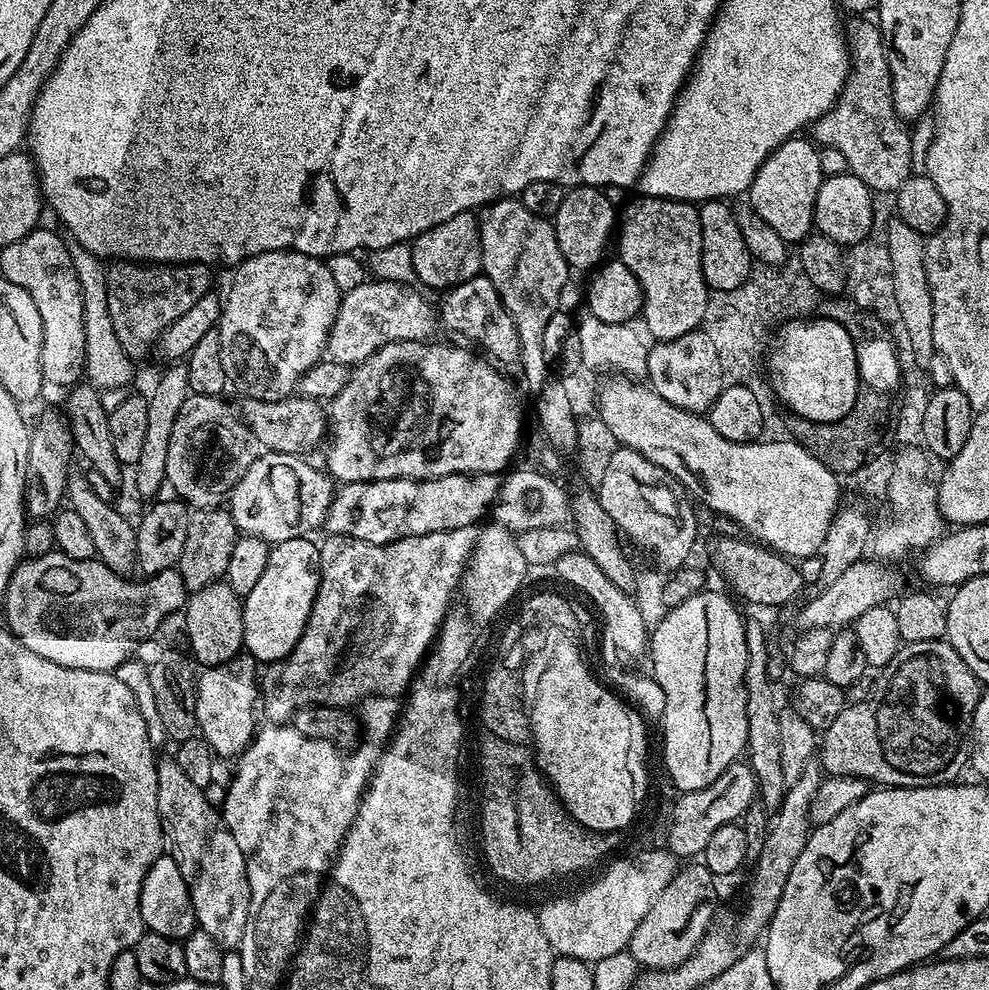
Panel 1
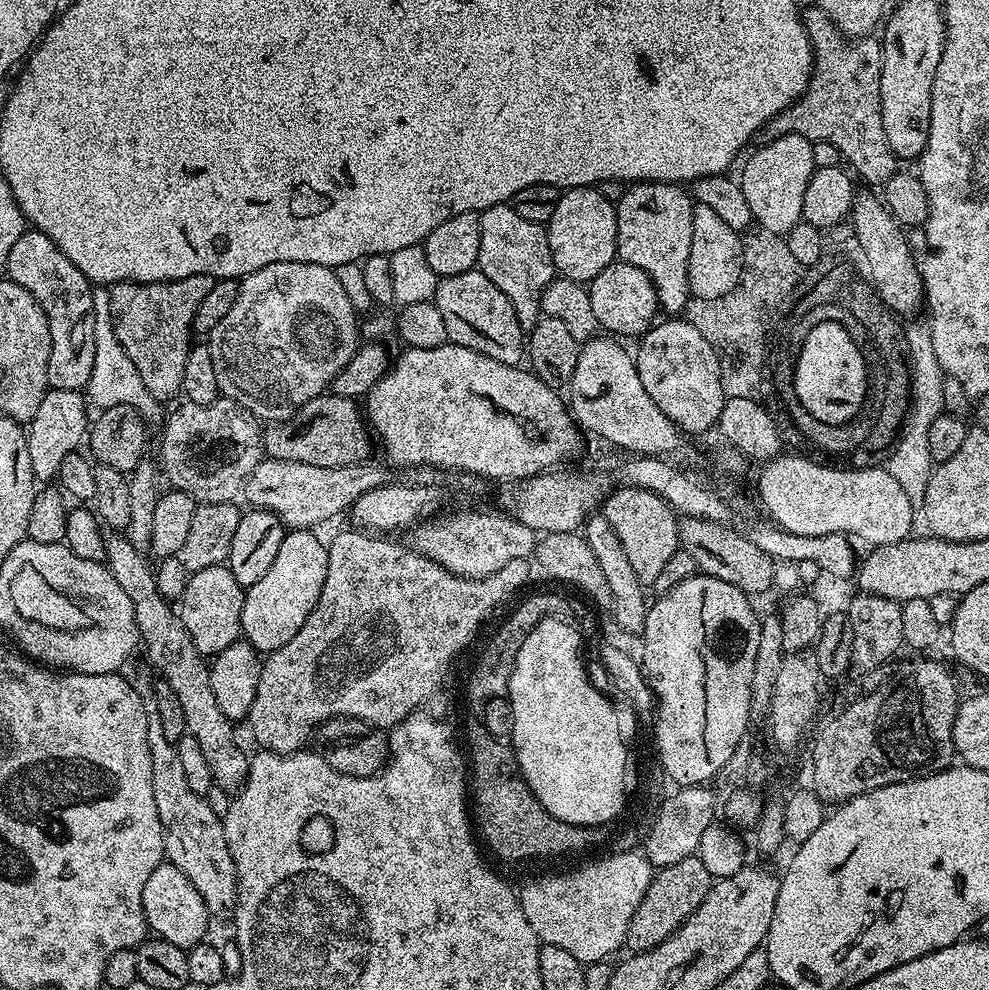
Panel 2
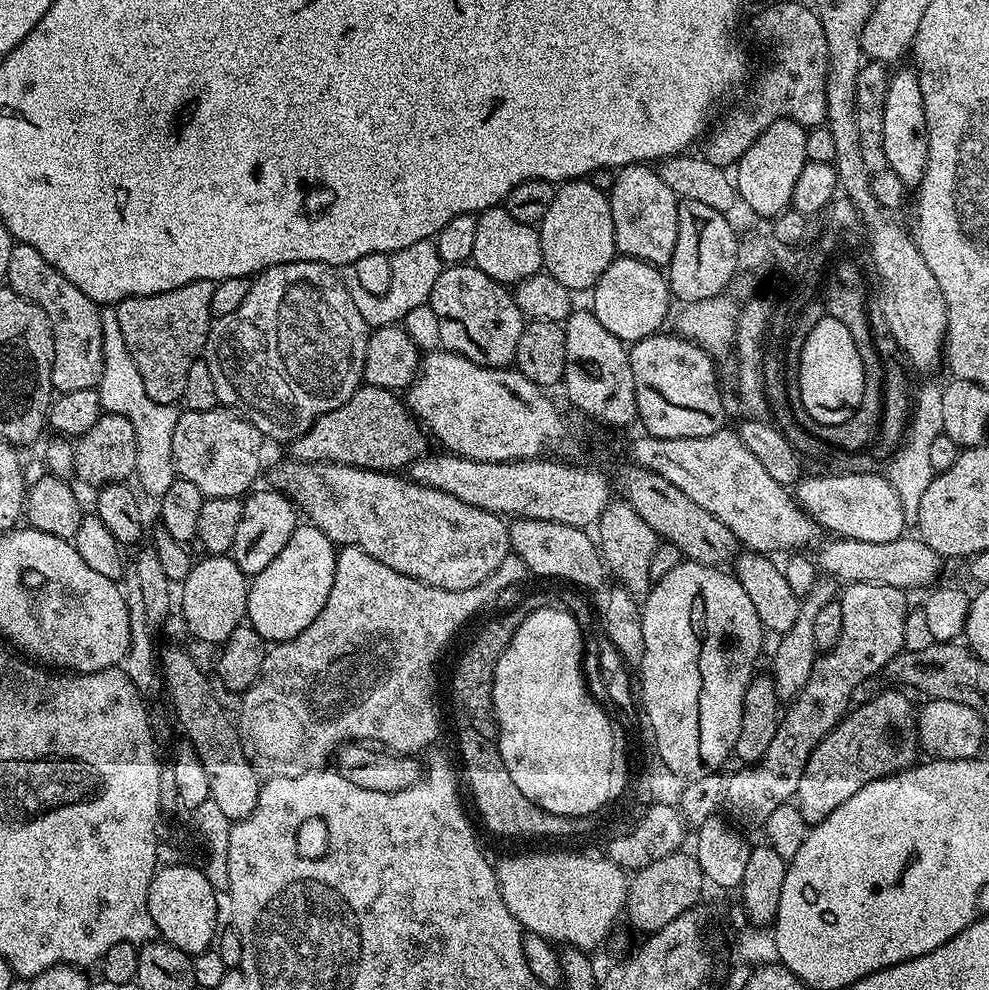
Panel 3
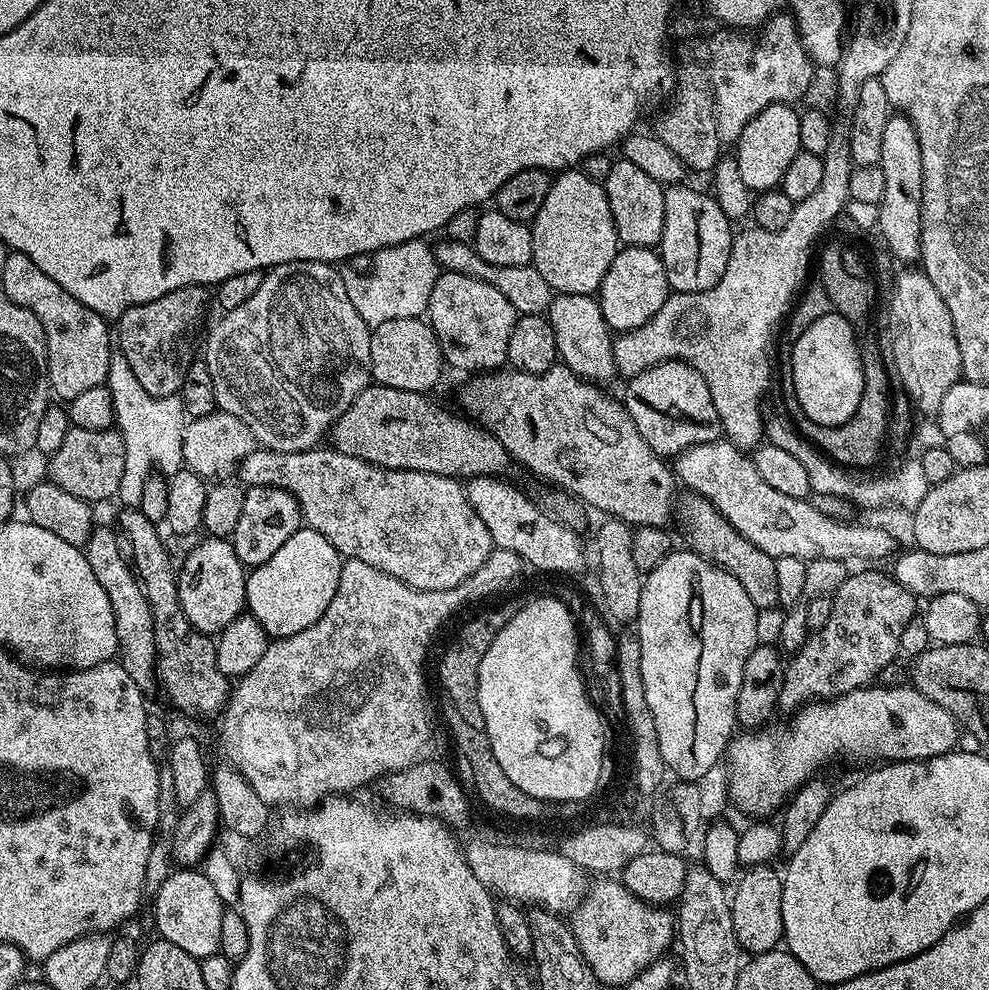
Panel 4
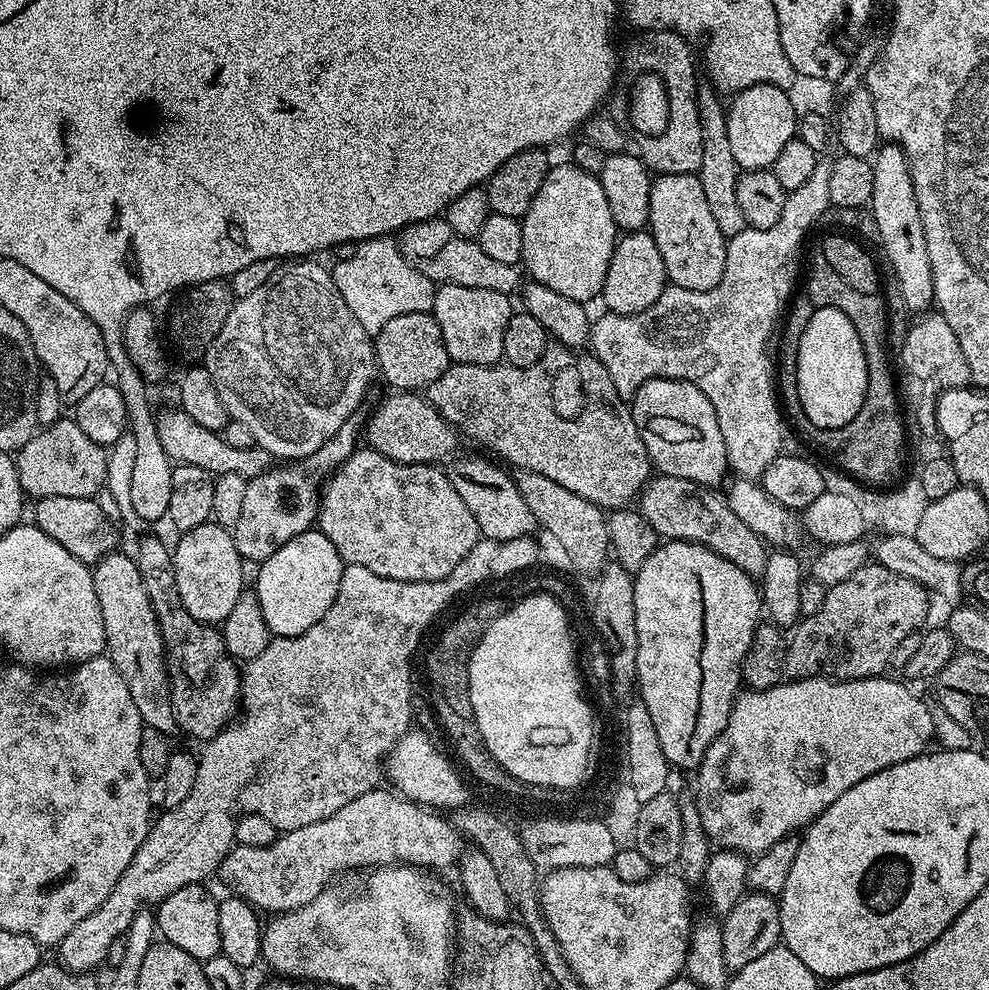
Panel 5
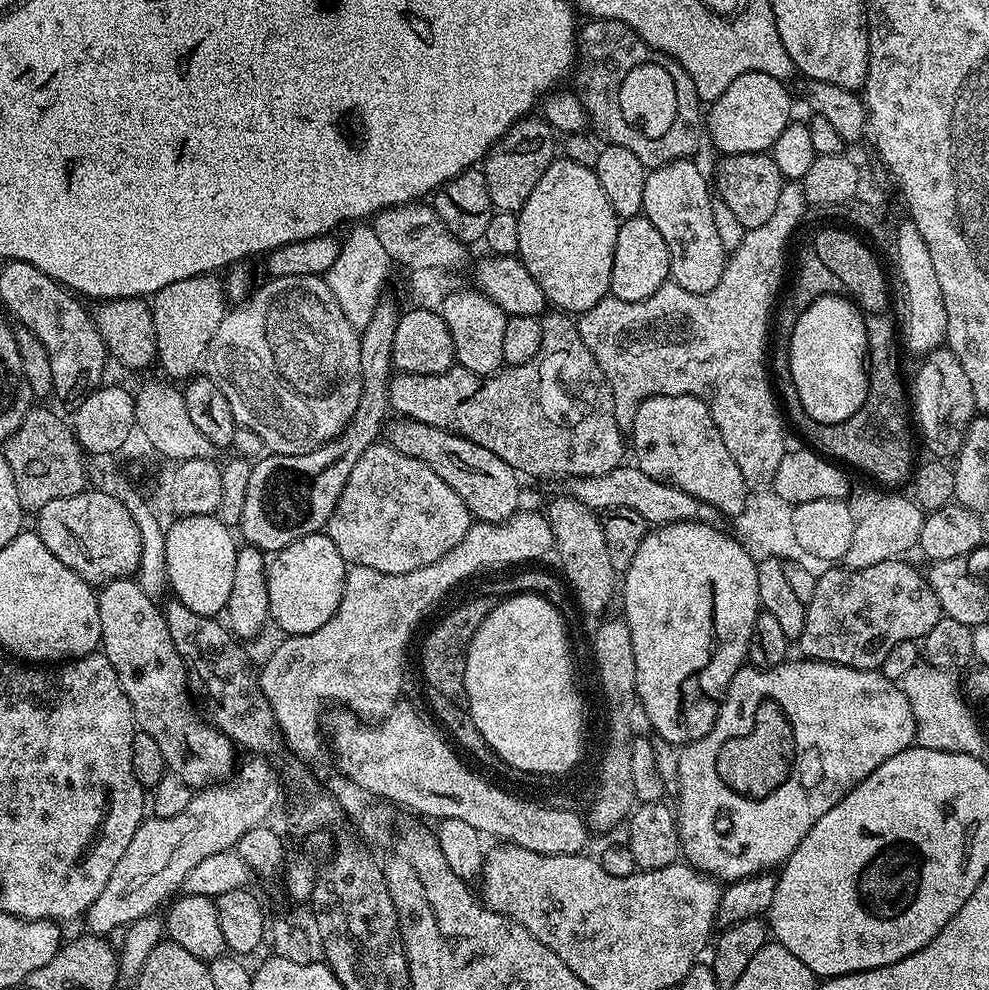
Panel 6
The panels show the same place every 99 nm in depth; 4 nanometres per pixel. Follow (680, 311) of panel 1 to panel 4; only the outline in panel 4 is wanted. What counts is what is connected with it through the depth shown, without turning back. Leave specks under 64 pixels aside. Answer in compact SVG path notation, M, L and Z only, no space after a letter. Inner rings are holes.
M623 158L613 159L610 174L602 183L621 245L629 248L656 248L662 238L662 222L666 216L665 185L650 178L641 167L634 166L634 162Z

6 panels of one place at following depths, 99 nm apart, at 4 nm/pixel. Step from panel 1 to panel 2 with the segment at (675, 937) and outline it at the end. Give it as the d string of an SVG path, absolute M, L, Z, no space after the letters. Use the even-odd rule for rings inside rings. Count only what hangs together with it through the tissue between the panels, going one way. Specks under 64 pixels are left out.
M698 855L682 858L682 862L674 862L674 866L659 869L653 875L650 886L638 902L638 910L634 910L634 918L630 918L630 926L626 930L624 943L629 953L645 952L670 938L678 926L702 906L706 894L712 889L714 879L709 874Z

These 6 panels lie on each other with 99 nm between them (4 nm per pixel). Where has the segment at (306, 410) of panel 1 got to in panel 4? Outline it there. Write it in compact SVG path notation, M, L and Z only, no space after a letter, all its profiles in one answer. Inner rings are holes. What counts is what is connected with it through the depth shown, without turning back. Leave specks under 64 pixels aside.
M372 382L363 388L346 406L346 410L330 429L330 444L337 452L350 454L350 458L362 458L362 462L370 462L374 466L382 466L390 470L414 470L426 474L442 474L453 478L471 478L474 476L499 476L514 468L514 461L508 451L494 438L487 428L481 428L467 415L455 416L444 408L439 408L434 401L422 392L410 390L394 390L390 386Z

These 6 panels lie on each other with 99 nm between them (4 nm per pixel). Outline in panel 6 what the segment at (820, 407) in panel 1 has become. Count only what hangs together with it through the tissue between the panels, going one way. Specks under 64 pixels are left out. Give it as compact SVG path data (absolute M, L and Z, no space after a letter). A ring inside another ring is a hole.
M826 295L807 306L786 345L798 398L802 406L806 406L810 418L822 424L838 423L859 410L866 398L868 386L868 328L864 324L861 309L847 295Z

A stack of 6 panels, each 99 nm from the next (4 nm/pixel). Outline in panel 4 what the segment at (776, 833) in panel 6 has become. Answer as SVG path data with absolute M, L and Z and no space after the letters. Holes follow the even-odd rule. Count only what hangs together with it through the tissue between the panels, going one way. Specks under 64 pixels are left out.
M865 686L835 696L832 700L806 704L789 720L792 721L781 728L764 726L759 730L741 731L733 735L732 743L728 745L728 796L738 811L752 816L748 818L768 818L775 808L776 811L783 809L792 793L802 787L809 778L815 777L819 773L816 771L826 767L836 755L840 755L844 760L929 760L931 756L941 756L953 751L962 735L962 728L956 723L956 717L942 710L938 702L930 702L926 694L911 686Z

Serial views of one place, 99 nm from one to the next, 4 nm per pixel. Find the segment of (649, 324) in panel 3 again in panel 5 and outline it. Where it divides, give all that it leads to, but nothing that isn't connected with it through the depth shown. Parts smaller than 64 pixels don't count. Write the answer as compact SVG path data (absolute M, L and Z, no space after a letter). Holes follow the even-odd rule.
M651 231L623 233L616 241L616 249L610 258L610 270L606 270L606 282L602 293L604 308L618 314L638 314L646 306L654 306L669 283L662 254L658 254L658 242Z

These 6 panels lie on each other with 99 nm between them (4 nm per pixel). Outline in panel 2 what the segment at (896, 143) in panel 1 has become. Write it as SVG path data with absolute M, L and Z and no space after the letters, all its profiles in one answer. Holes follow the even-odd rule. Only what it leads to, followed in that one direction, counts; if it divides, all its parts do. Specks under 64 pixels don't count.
M815 4L805 7L802 12L804 29L812 43L812 81L800 97L800 108L789 106L788 116L776 118L772 128L761 128L758 136L761 141L772 140L772 132L782 132L805 136L813 142L829 139L828 108L836 108L833 141L840 152L843 163L857 177L861 176L868 184L882 186L898 171L898 161L886 142L886 129L882 126L882 98L880 97L880 75L884 61L884 49L875 35L849 38L828 14Z

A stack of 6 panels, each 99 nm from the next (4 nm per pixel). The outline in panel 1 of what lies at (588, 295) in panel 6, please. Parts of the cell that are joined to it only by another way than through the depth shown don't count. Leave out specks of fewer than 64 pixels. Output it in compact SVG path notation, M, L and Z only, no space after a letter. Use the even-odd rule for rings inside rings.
M576 186L565 191L562 206L554 218L558 247L562 249L562 258L566 258L569 269L595 269L605 263L609 255L608 243L613 243L614 233L618 228L618 209L606 202L603 191L598 188ZM605 255L605 256L604 256Z

